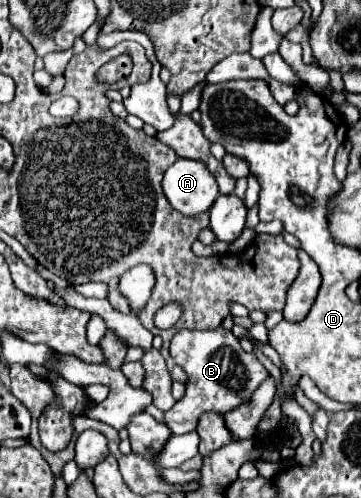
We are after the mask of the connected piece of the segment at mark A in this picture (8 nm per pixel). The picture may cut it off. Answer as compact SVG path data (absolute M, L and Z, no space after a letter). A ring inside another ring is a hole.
M179 157L163 175L163 193L179 213L197 215L213 205L219 187L205 163Z

